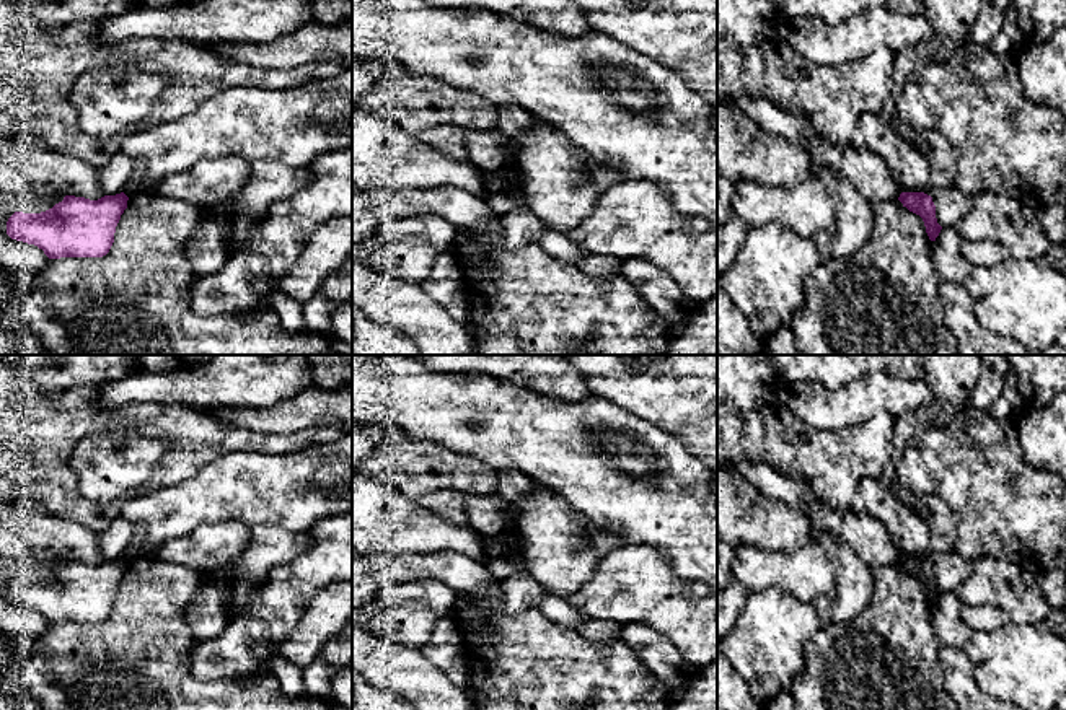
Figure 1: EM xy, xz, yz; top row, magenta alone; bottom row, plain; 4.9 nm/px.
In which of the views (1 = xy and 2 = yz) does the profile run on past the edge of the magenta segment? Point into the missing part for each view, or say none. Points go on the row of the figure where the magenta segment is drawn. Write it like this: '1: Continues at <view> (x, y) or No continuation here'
1: No continuation here
2: No continuation here

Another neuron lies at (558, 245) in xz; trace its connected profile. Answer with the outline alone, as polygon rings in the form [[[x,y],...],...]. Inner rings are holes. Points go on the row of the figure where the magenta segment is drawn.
[[[546,226],[540,243],[548,254],[556,257],[559,262],[575,265],[580,259],[587,257],[588,252],[575,244],[569,234],[561,233],[554,228]]]

